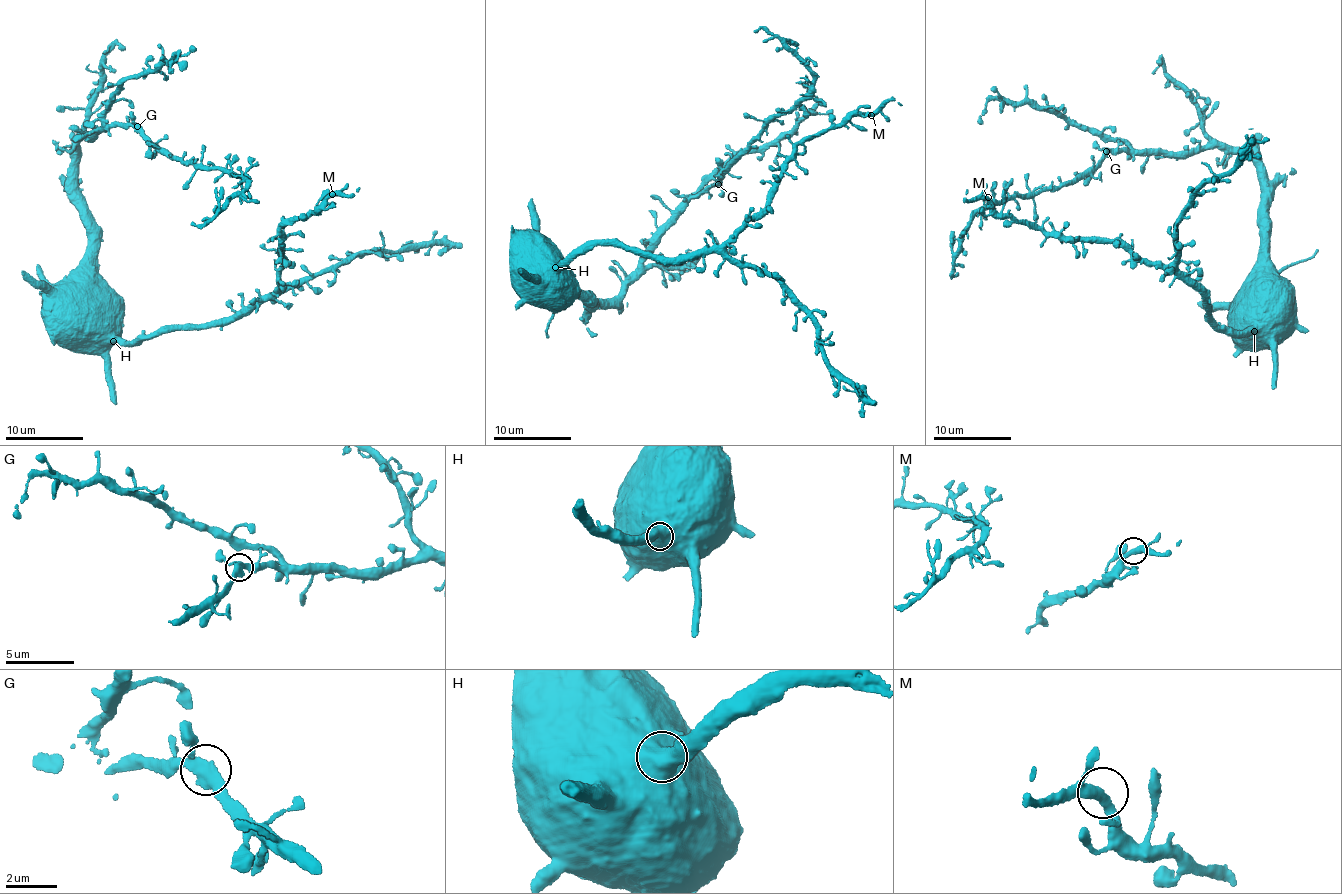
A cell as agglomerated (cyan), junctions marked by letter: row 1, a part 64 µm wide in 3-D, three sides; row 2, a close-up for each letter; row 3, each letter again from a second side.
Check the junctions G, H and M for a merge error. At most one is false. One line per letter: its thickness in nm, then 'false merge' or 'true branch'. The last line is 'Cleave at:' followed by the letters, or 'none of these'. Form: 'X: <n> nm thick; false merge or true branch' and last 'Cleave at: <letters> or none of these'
G: 360 nm thick; true branch
H: 480 nm thick; true branch
M: 360 nm thick; true branch
Cleave at: none of these

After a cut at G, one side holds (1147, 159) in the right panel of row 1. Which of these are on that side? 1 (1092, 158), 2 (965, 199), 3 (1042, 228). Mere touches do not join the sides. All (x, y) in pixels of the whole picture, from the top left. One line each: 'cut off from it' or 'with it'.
1: cut off from it
2: with it
3: with it

